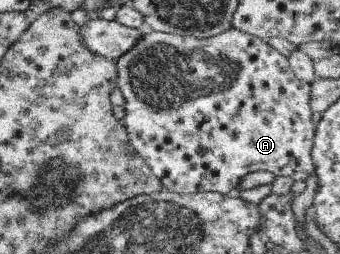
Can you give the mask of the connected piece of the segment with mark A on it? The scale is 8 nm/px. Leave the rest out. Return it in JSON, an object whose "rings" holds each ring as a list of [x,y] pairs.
{"rings":[[[229,29],[211,38],[198,39],[192,36],[182,37],[179,34],[169,34],[144,30],[144,35],[137,40],[137,44],[132,46],[115,60],[116,79],[115,84],[121,92],[124,100],[123,128],[127,132],[127,138],[131,148],[137,152],[153,176],[162,184],[165,191],[181,195],[193,193],[217,192],[219,194],[235,193],[237,184],[247,172],[256,170],[267,170],[275,177],[291,178],[291,180],[304,181],[309,174],[314,172],[310,150],[314,135],[314,124],[311,121],[312,110],[309,108],[310,84],[301,82],[295,78],[291,72],[287,59],[271,48],[264,39],[251,36],[237,29]]]}

